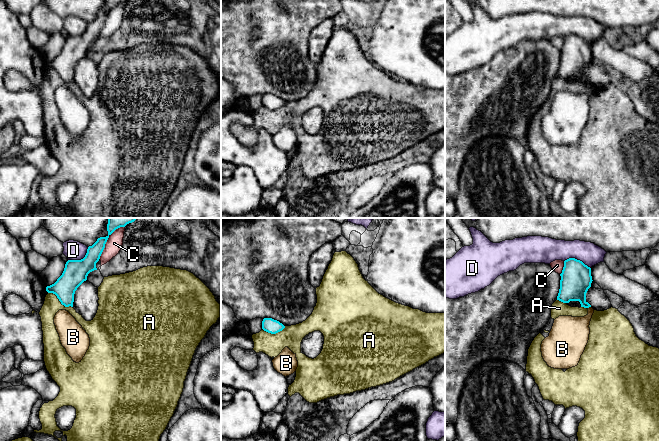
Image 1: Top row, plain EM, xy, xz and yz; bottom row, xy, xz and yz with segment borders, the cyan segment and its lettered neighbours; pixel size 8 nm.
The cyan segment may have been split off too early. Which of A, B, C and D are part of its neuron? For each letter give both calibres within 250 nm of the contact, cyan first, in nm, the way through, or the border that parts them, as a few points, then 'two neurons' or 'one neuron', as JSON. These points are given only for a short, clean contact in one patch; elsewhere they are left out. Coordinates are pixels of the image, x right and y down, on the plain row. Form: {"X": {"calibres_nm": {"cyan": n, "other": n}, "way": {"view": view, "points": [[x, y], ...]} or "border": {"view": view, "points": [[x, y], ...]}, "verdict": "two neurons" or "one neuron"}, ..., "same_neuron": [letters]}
{"A": {"calibres_nm": {"cyan": 190, "other": 140}, "verdict": "two neurons"}, "B": {"calibres_nm": {"cyan": 240, "other": 280}, "way": {"view": "yz", "points": [[576, 55], [576, 67], [588, 83], [589, 92], [571, 109]]}, "verdict": "one neuron"}, "C": {"calibres_nm": {"cyan": 120, "other": 130}, "verdict": "two neurons"}, "D": {"calibres_nm": {"cyan": 240, "other": 200}, "verdict": "two neurons"}, "same_neuron": ["B"]}

